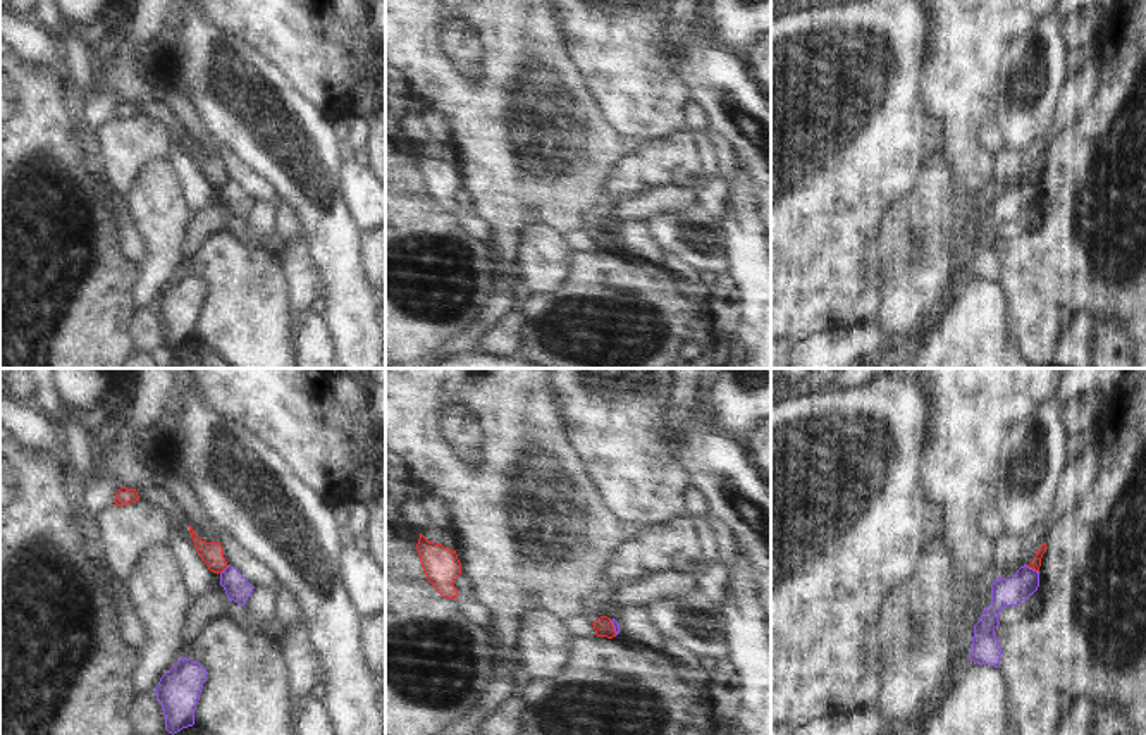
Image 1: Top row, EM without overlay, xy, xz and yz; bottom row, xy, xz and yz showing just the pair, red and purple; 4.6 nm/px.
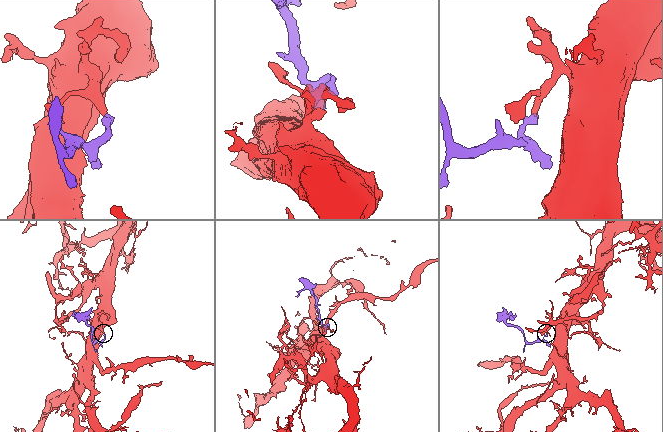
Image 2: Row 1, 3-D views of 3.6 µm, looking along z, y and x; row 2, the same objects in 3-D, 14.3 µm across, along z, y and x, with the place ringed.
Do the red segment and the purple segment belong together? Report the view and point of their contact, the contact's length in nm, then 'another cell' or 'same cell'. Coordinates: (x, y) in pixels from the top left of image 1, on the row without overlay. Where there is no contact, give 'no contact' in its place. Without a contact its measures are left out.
meets red in yz at (1033, 183); contact 70 nm long; another cell

